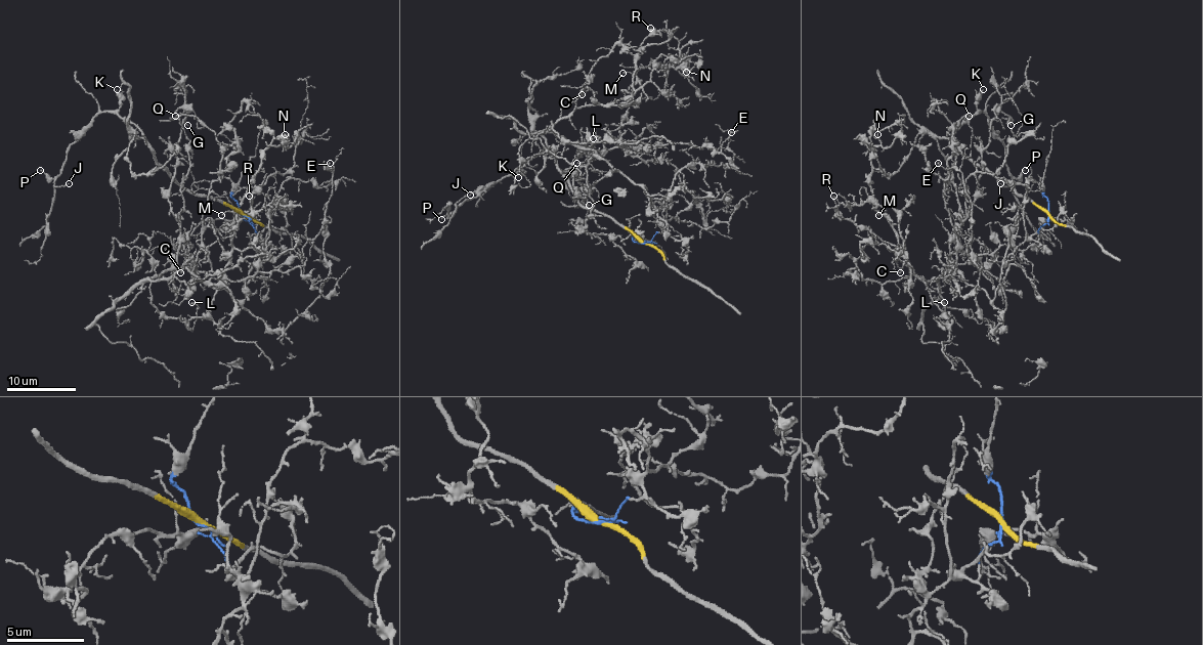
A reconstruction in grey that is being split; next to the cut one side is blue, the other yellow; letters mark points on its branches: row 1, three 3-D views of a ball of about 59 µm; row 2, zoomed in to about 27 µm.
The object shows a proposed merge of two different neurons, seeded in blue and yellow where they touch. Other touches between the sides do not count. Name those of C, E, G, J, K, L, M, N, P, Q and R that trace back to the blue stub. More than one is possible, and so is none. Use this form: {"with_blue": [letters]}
{"with_blue": ["C", "E", "G", "L", "M", "N", "Q", "R"]}

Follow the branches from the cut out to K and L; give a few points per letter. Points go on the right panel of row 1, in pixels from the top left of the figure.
K: (1049, 215), (1005, 182), (970, 161), (955, 147), (953, 133), (975, 113), (976, 96), (983, 90)
L: (1049, 215), (1037, 235), (1007, 259), (992, 300), (950, 269), (928, 283), (948, 319), (945, 302)

